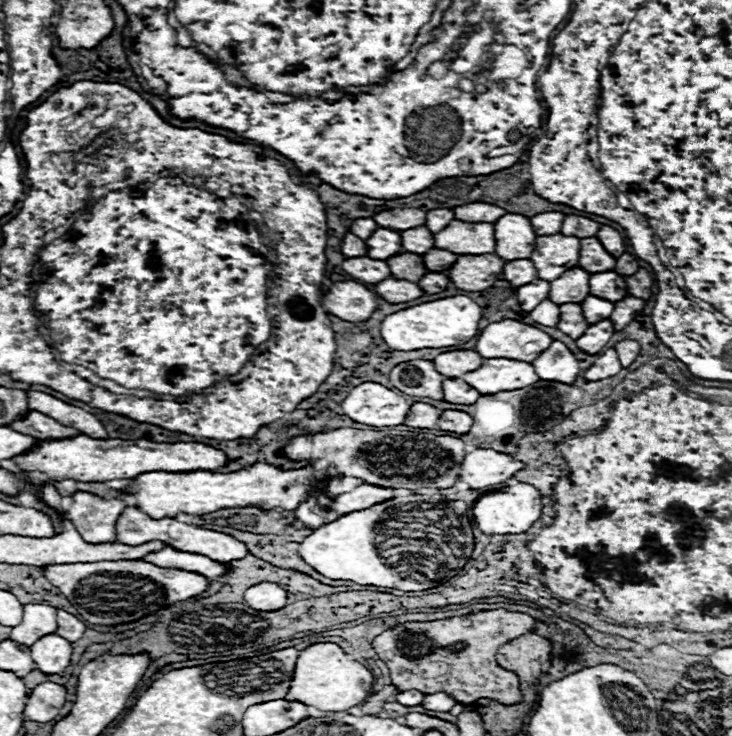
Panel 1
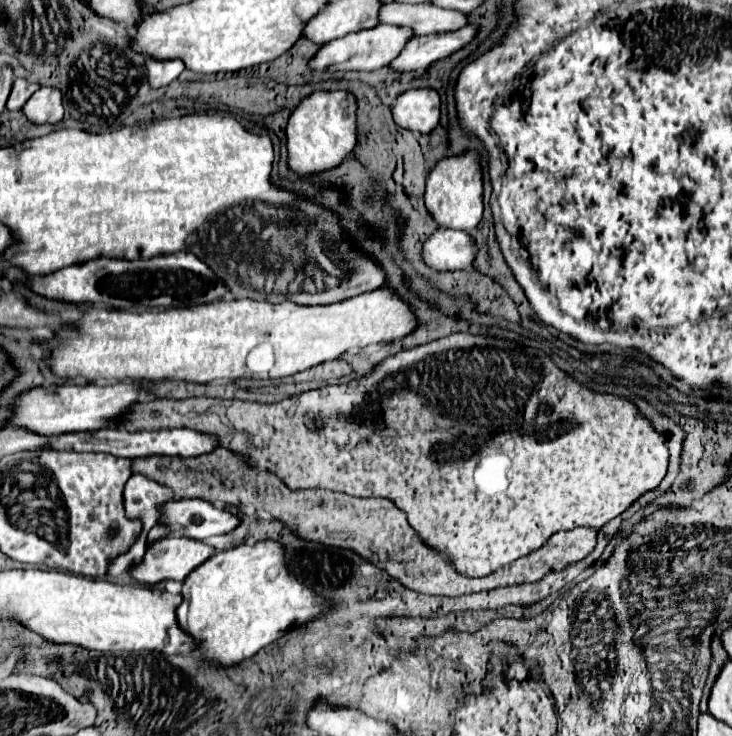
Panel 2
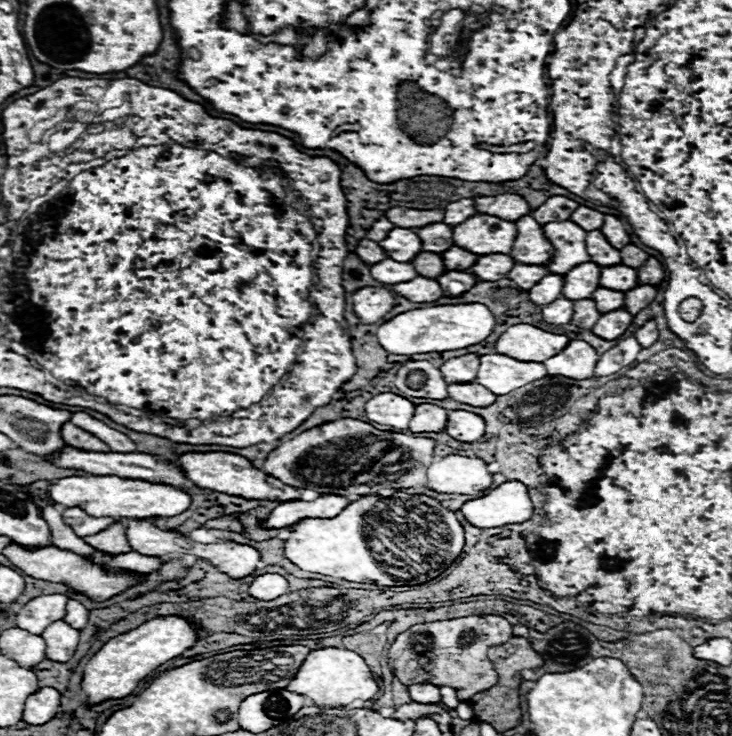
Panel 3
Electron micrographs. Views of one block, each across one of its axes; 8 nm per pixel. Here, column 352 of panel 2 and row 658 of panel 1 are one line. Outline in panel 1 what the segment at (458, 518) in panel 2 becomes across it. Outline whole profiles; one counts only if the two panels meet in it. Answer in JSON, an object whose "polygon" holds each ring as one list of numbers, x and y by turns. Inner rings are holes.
{"polygon":[[498,608,432,622,404,622,378,634,376,640,372,640,372,646,378,658,388,664,390,680,400,692,444,692,462,704,490,698,510,706,522,700,520,682,514,672,498,666,496,652,508,640,534,632,534,626,536,620,532,616]]}

